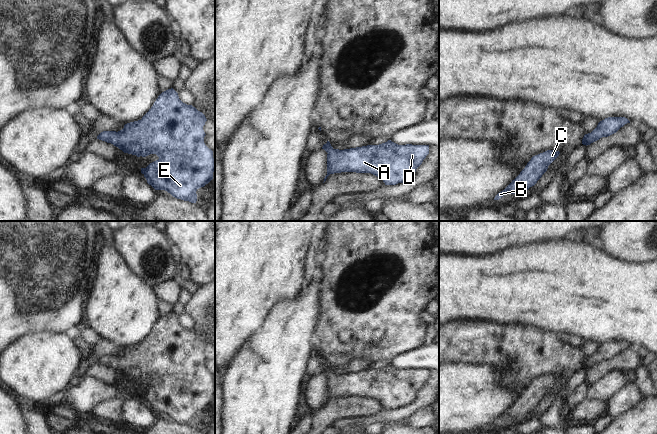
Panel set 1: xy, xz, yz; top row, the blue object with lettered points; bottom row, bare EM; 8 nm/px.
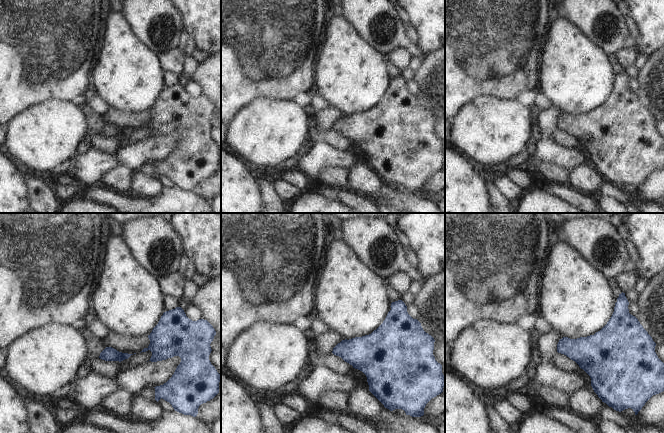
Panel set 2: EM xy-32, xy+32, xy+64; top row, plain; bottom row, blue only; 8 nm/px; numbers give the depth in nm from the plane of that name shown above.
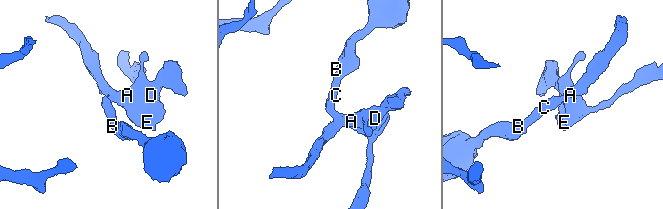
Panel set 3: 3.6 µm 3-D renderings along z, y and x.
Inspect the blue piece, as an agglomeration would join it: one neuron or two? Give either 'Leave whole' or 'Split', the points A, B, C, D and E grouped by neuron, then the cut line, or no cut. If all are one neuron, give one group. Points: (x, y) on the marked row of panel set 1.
Leave whole. Groups: A B C D E. No split.

